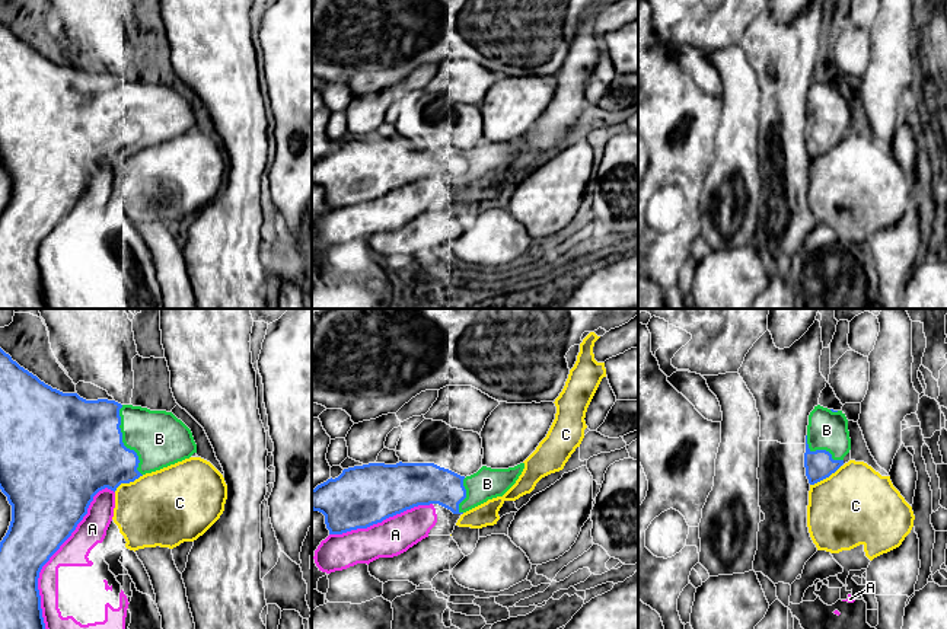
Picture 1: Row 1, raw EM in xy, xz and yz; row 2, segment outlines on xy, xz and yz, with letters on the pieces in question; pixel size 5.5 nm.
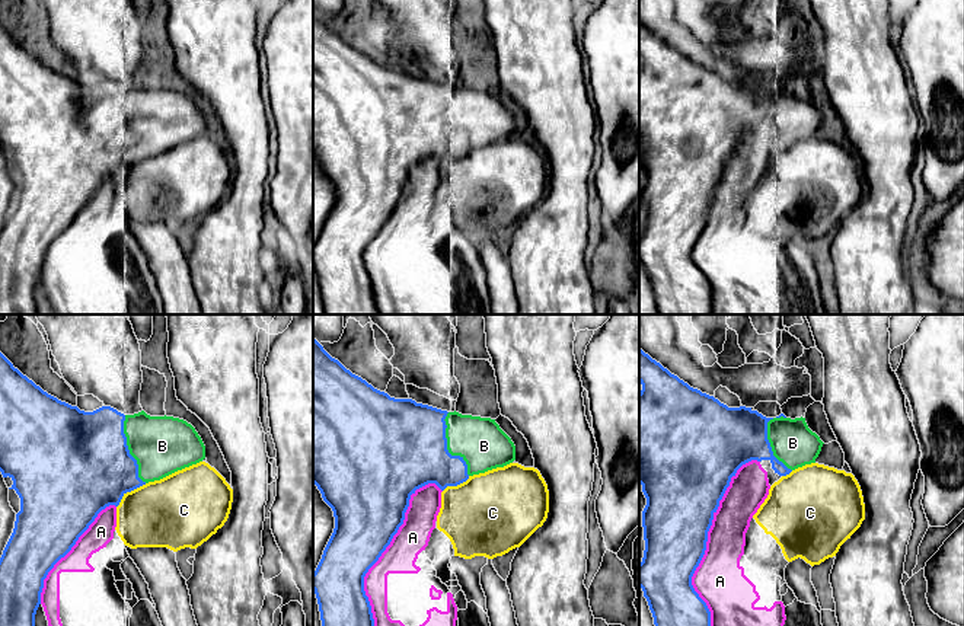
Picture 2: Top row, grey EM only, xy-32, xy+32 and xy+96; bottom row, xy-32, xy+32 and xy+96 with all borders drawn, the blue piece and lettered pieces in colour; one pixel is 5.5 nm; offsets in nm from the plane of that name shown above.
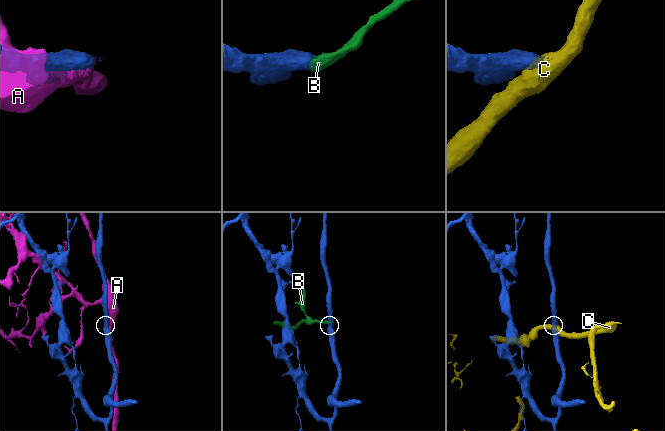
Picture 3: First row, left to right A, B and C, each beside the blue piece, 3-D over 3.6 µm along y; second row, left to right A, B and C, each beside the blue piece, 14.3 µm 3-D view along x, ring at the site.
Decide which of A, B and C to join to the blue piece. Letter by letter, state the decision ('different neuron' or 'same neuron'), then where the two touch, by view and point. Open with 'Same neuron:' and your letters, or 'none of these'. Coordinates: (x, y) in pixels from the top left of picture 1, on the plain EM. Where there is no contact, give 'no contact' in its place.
Same neuron: B
A: different neuron | xy (51, 229)
B: same neuron | xy (121, 115)
C: different neuron | yz (825, 152)

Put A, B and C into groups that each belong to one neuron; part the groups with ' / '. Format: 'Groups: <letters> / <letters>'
Groups: A / B / C

